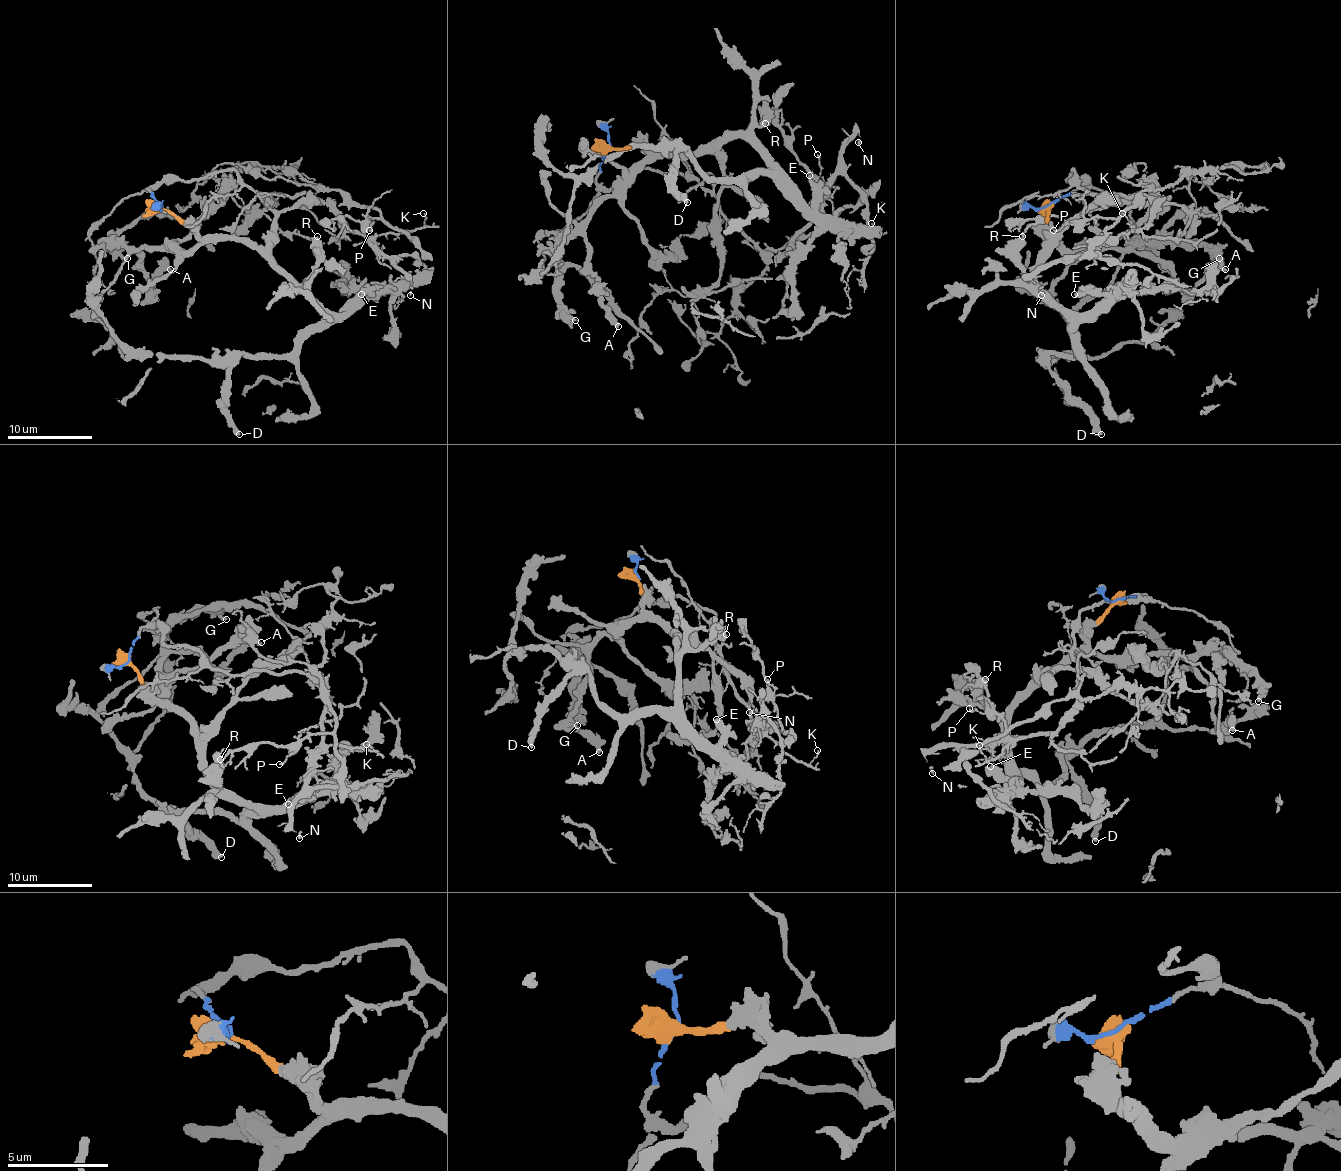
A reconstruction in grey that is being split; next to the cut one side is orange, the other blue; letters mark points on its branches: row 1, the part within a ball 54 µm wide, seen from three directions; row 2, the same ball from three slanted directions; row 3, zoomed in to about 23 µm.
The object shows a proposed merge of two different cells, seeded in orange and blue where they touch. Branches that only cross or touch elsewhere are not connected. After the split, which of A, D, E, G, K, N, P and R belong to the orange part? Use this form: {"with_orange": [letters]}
{"with_orange": ["A", "D", "E", "G", "R"]}

